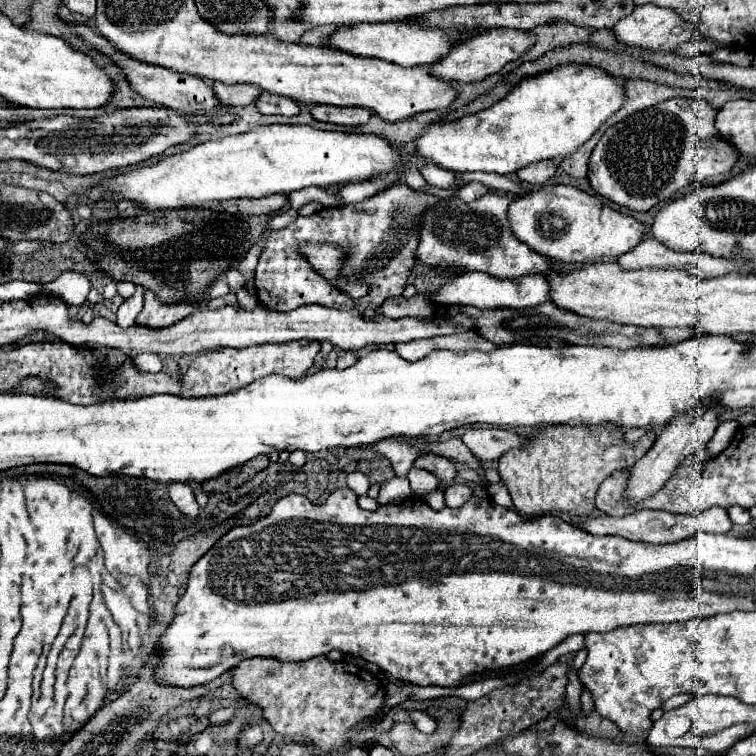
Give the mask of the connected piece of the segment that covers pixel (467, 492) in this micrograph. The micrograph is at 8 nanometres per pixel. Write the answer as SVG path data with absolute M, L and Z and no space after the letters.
M455 483L451 487L445 489L445 505L447 507L461 507L469 497L471 497L471 489L467 485L461 485L461 483Z

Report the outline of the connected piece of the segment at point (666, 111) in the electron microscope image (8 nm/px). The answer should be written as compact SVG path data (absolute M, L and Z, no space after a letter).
M675 97L615 123L591 153L587 173L591 187L621 207L649 211L695 181L729 173L739 159L739 151L719 137L713 125L715 113L705 101Z

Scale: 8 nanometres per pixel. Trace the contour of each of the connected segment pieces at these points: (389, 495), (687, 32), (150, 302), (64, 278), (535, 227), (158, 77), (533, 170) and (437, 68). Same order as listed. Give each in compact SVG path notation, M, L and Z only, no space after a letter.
M393 477L393 479L385 479L381 483L381 491L379 491L377 503L379 505L387 505L387 503L397 503L397 501L403 501L403 499L409 499L409 497L411 497L409 481Z
M643 5L635 7L631 15L615 23L613 37L619 45L639 49L639 51L673 51L685 41L691 41L691 25L683 21L673 9L657 7L657 5Z
M145 291L145 305L141 309L141 313L137 315L135 323L143 325L143 327L151 327L151 329L163 329L163 327L171 327L177 321L185 319L189 313L193 313L193 303L161 303L159 299L155 299L155 295L151 295L151 291Z
M67 271L53 283L45 285L45 293L59 295L59 299L63 299L67 305L77 305L77 307L87 303L89 291L91 291L91 283L87 275L75 271Z
M549 185L539 189L537 193L529 193L525 197L517 197L509 207L509 223L519 241L529 245L533 251L563 263L591 263L597 257L619 257L625 251L631 251L635 245L643 241L645 229L631 215L623 215L611 207L607 207L599 197L589 195L573 185Z
M71 25L71 29L75 29L87 43L91 43L91 47L95 47L97 51L109 55L129 77L129 83L135 91L139 91L145 99L151 99L155 101L157 105L165 105L165 107L171 107L171 109L177 109L181 113L195 113L195 115L205 115L209 117L209 123L213 125L229 125L235 121L235 113L233 111L221 111L221 103L219 99L215 99L215 91L211 87L209 81L205 79L199 79L199 77L193 77L193 75L185 75L185 73L177 73L177 71L169 71L169 69L163 69L163 67L153 67L153 65L145 65L145 63L139 63L135 59L129 59L127 55L115 51L111 47L111 43L93 33L87 25Z
M547 159L547 163L531 163L531 167L521 167L515 175L525 183L545 183L555 173L555 163Z
M491 29L483 31L481 35L475 35L469 41L457 43L447 57L431 65L429 69L433 71L435 77L447 79L447 81L459 81L459 83L471 83L471 81L481 81L497 71L503 69L505 63L515 61L527 53L535 45L535 35L529 31L515 31L515 29Z

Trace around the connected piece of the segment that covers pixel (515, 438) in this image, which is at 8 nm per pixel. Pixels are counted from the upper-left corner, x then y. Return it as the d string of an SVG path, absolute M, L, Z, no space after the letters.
M467 429L461 441L483 463L497 461L505 451L523 445L523 435L505 429Z

